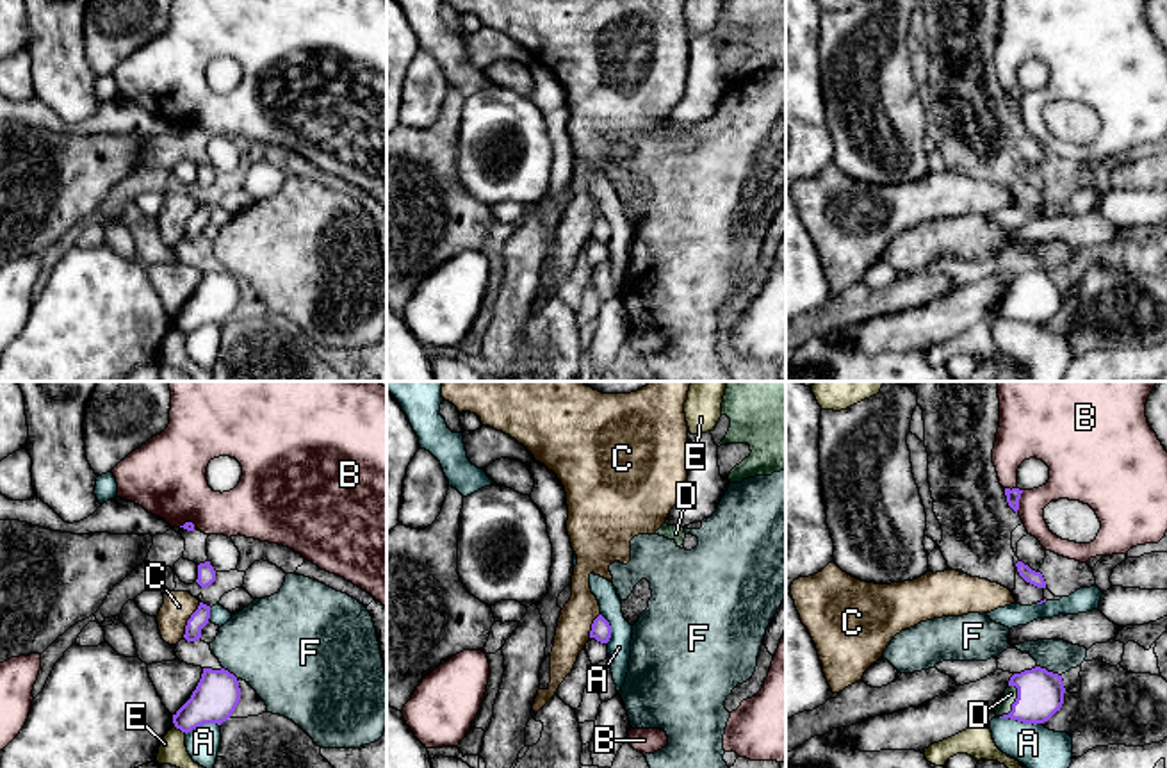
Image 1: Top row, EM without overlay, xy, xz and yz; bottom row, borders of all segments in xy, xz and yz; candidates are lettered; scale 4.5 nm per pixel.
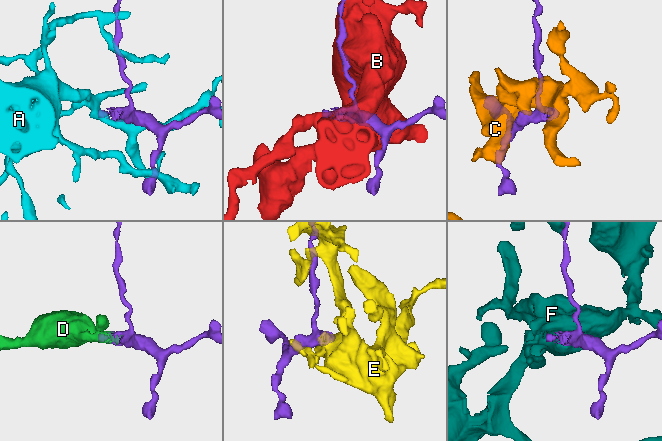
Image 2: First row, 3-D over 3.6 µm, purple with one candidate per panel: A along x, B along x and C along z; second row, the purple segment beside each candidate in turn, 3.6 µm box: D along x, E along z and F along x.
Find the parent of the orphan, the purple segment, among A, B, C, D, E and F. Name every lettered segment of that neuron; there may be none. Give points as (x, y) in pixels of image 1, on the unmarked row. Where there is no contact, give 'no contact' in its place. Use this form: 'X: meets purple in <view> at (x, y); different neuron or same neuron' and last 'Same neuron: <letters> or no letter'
A: meets purple in yz at (1020, 321); different neuron
B: meets purple in yz at (1018, 102); different neuron
C: meets purple in xy at (187, 221); different neuron
D: meets purple in yz at (1014, 303); same neuron
E: meets purple in xy at (180, 330); different neuron
F: meets purple in yz at (1050, 273); different neuron
Same neuron: D

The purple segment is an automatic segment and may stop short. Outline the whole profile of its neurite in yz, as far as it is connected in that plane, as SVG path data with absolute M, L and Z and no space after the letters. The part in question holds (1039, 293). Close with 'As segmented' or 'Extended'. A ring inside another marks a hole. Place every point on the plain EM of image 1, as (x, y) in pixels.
M1035 267L1014 274L1005 290L1005 299L998 305L996 317L1023 324L1044 324L1064 305L1062 276Z. Extended

